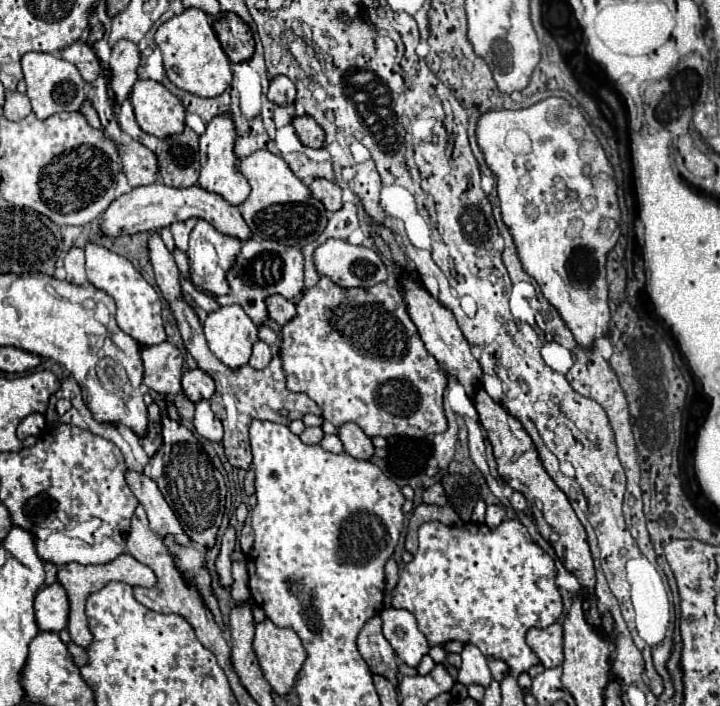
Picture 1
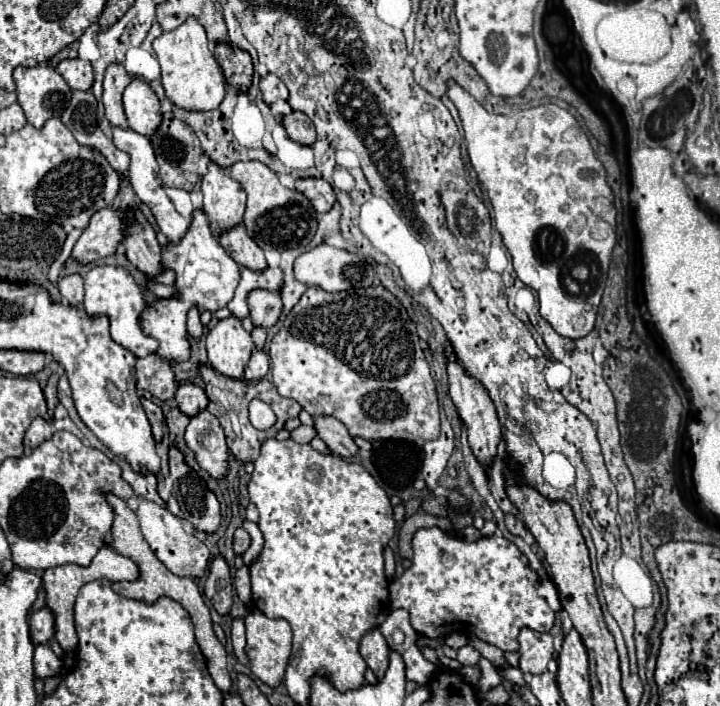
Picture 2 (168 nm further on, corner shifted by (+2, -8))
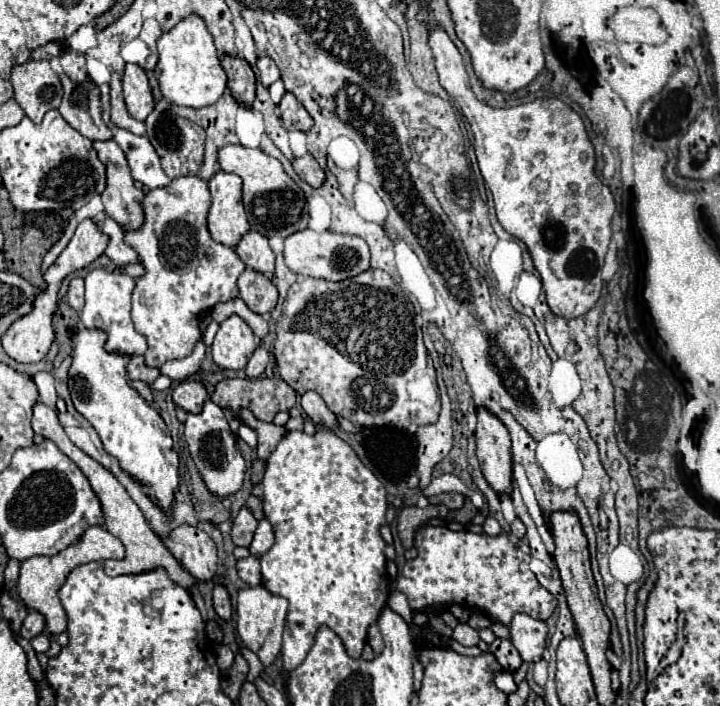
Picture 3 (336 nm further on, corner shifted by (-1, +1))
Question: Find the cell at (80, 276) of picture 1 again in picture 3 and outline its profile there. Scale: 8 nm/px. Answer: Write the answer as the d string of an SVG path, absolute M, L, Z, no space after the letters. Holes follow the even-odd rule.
M73 278L69 282L69 290L67 290L67 302L71 308L79 310L83 308L83 296L85 296L85 288L83 288L83 278Z

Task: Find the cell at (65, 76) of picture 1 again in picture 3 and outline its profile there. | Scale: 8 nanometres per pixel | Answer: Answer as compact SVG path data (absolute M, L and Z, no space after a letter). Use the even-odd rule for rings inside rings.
M27 60L25 64L13 66L11 84L15 100L35 124L43 120L45 112L61 104L63 86L49 60Z

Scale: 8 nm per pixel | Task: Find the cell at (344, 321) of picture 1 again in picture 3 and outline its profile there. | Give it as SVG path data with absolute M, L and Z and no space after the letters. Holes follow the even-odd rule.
M367 270L341 282L299 278L285 298L273 346L279 376L297 390L297 394L309 390L317 392L337 416L347 418L353 424L365 428L409 428L411 424L425 426L437 422L441 402L433 360L423 344L421 330L415 326L415 314L407 304L401 286L387 272Z

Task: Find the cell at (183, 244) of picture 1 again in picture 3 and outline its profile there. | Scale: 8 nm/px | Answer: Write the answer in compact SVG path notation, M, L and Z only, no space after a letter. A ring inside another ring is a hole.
M119 128L115 132L113 140L125 152L129 168L131 168L131 176L137 182L147 186L149 190L165 188L165 186L171 184L171 178L165 176L165 172L163 172L163 168L159 164L159 156L157 156L155 148L149 144L147 136L137 136L137 134L129 132L129 130Z

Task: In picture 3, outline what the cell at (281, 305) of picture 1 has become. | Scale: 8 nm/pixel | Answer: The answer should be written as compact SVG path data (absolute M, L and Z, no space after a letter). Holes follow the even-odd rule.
M247 268L239 280L239 298L257 314L269 314L277 306L277 288L275 284L267 278L255 272L253 268Z

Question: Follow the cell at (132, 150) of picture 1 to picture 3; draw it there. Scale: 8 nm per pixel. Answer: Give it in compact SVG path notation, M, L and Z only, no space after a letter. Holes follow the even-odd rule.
M61 74L63 82L63 102L59 106L59 114L83 136L89 140L111 140L111 130L101 118L101 92L97 84L89 80L83 84L73 84L65 74Z

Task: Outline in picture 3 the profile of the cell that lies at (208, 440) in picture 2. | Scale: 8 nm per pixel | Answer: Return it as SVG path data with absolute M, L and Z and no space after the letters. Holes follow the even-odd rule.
M207 400L199 414L187 414L185 440L189 444L189 452L195 460L195 466L201 472L201 476L211 492L215 492L217 496L227 496L227 494L237 492L243 486L245 460L237 452L237 440L235 440L233 432L229 430L223 410L215 402Z

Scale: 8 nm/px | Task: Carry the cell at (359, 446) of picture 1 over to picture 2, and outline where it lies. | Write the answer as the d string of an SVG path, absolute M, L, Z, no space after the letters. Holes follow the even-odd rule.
M314 417L314 429L316 435L328 445L332 453L338 453L340 457L352 457L358 453L356 443L352 441L348 429L334 417Z

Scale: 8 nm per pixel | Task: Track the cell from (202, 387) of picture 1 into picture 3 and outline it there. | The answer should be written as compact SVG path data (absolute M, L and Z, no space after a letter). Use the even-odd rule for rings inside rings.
M183 380L173 390L173 402L185 412L201 412L203 402L209 398L205 386L199 380Z

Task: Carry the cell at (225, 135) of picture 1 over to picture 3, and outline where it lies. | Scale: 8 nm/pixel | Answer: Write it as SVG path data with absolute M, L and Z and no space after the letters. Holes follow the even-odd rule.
M219 170L209 180L213 200L209 210L209 232L217 242L225 246L235 246L239 238L249 230L241 200L241 188L241 178L223 170Z

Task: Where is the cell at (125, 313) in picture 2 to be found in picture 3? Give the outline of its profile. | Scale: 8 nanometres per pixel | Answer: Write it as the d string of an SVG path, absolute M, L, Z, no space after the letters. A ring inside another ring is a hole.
M95 268L85 276L85 308L81 312L81 324L85 328L101 328L107 332L107 350L121 352L129 356L145 354L147 340L141 336L131 322L131 294L135 280L127 274L107 272L105 268Z

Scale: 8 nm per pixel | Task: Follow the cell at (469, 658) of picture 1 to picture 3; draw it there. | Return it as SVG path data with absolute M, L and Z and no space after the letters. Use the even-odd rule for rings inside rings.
M459 624L455 630L453 630L453 638L463 644L463 646L477 646L479 644L479 632L473 630L471 626L467 624Z

